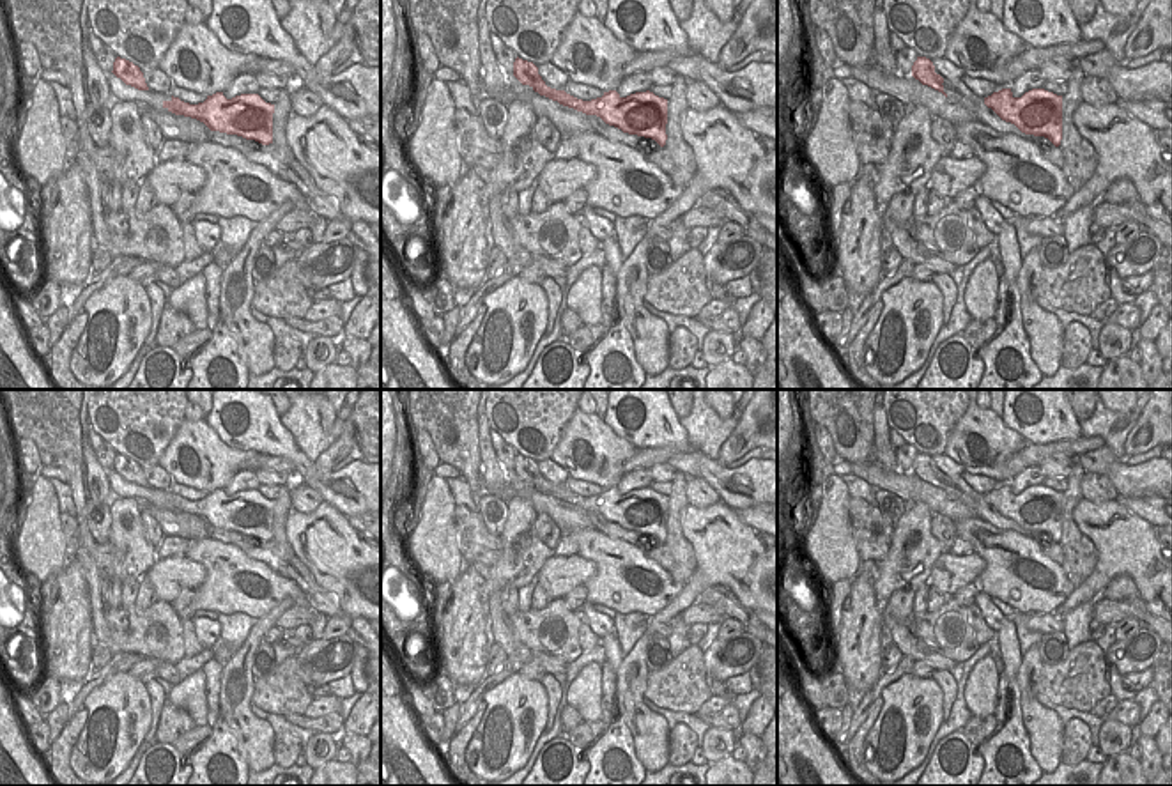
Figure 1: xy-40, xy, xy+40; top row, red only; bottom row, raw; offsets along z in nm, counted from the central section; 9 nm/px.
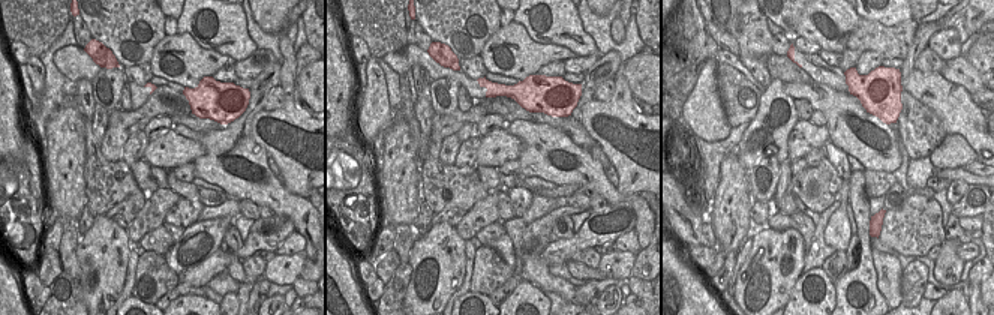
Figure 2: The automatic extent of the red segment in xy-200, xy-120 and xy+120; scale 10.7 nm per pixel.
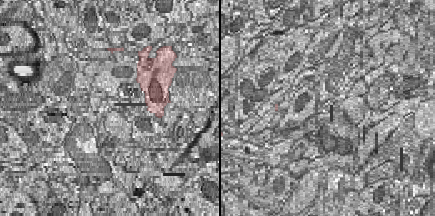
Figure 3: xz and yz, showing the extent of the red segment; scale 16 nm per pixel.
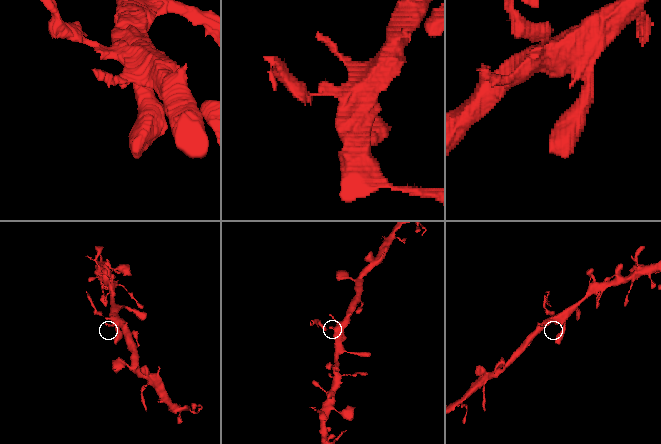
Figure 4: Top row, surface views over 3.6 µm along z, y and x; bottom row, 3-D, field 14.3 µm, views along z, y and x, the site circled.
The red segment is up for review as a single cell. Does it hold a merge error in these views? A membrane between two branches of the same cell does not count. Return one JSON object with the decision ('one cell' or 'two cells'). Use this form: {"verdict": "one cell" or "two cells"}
{"verdict": "two cells"}

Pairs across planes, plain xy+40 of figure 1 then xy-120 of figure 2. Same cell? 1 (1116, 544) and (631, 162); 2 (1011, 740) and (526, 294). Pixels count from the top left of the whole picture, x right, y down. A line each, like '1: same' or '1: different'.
1: same
2: same

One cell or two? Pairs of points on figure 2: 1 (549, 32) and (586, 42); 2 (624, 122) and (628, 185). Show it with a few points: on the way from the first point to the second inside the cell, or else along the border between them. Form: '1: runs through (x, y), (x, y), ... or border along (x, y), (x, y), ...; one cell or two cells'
1: runs through (558, 33), (577, 41); one cell
2: runs through (598, 114), (591, 119), (592, 129), (624, 159); one cell

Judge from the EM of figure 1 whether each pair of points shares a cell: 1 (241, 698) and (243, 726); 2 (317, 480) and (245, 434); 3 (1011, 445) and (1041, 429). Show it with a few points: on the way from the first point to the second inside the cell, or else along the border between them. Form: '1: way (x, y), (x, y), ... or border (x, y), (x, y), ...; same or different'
1: way (241, 705), (241, 719); same
2: way (300, 462), (278, 441), (262, 434); same
3: border (1001, 416), (1006, 425), (1027, 441); different

